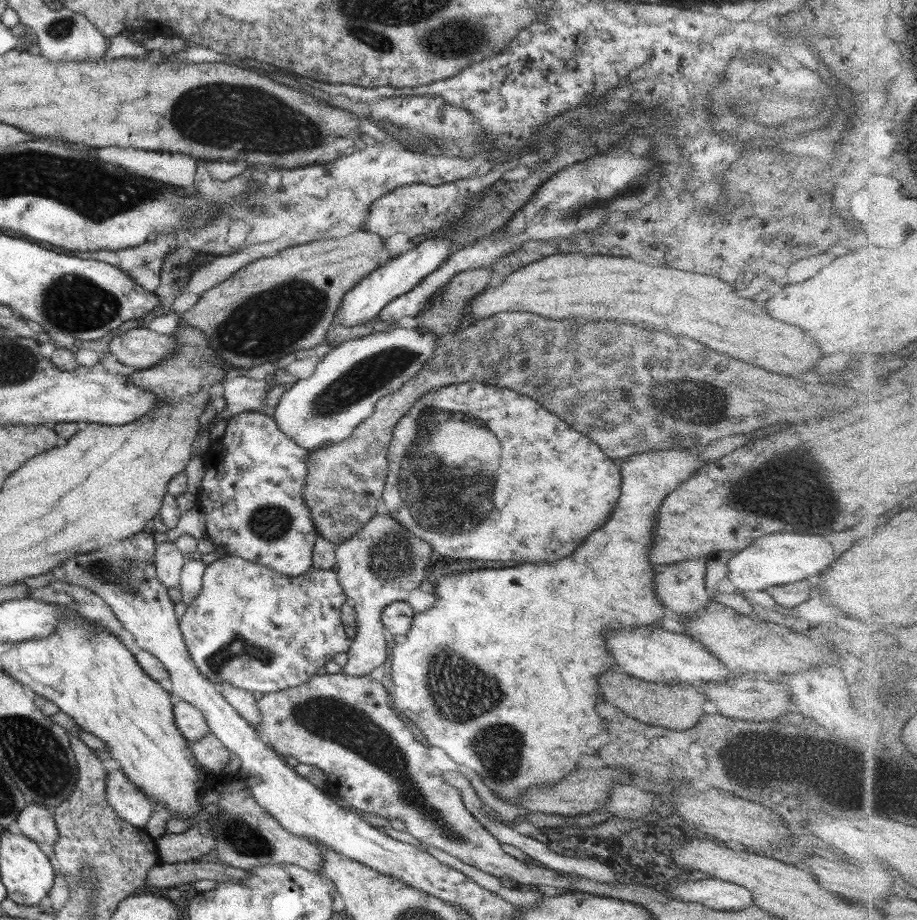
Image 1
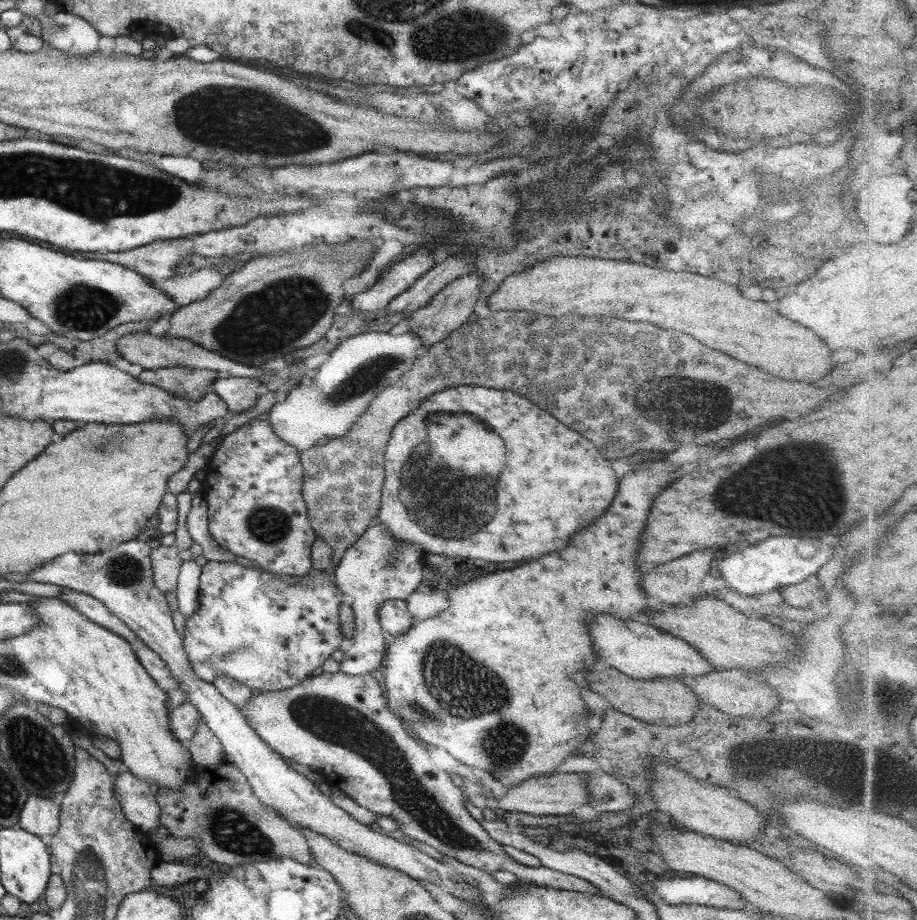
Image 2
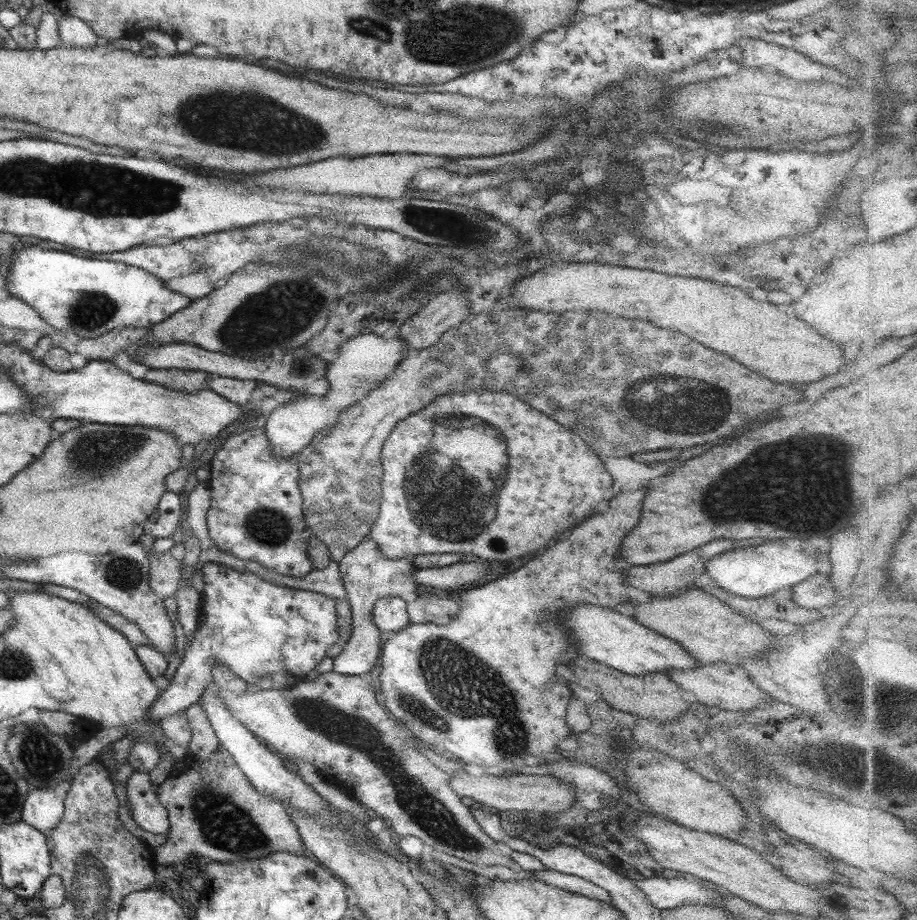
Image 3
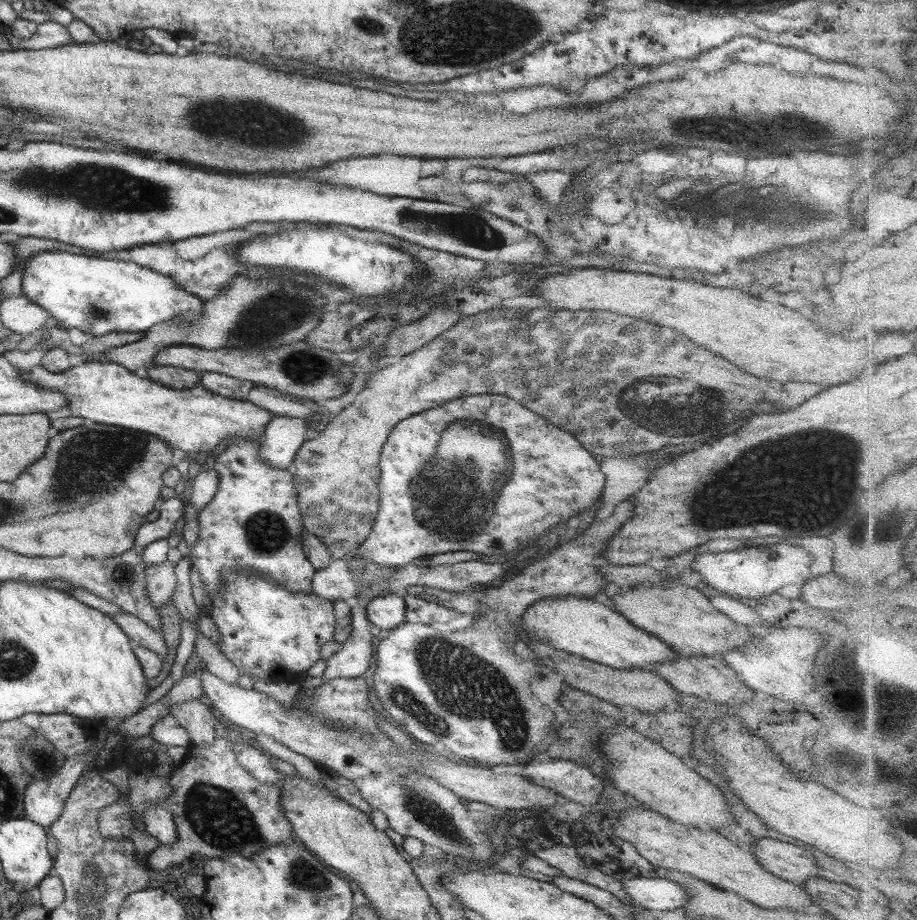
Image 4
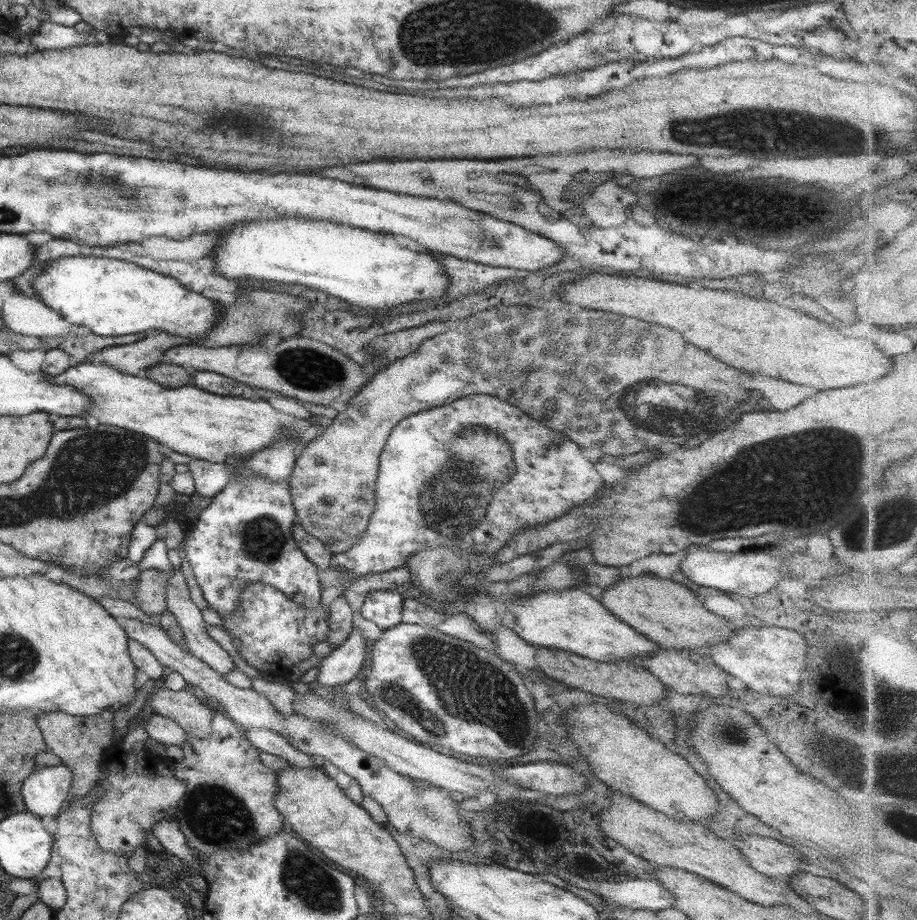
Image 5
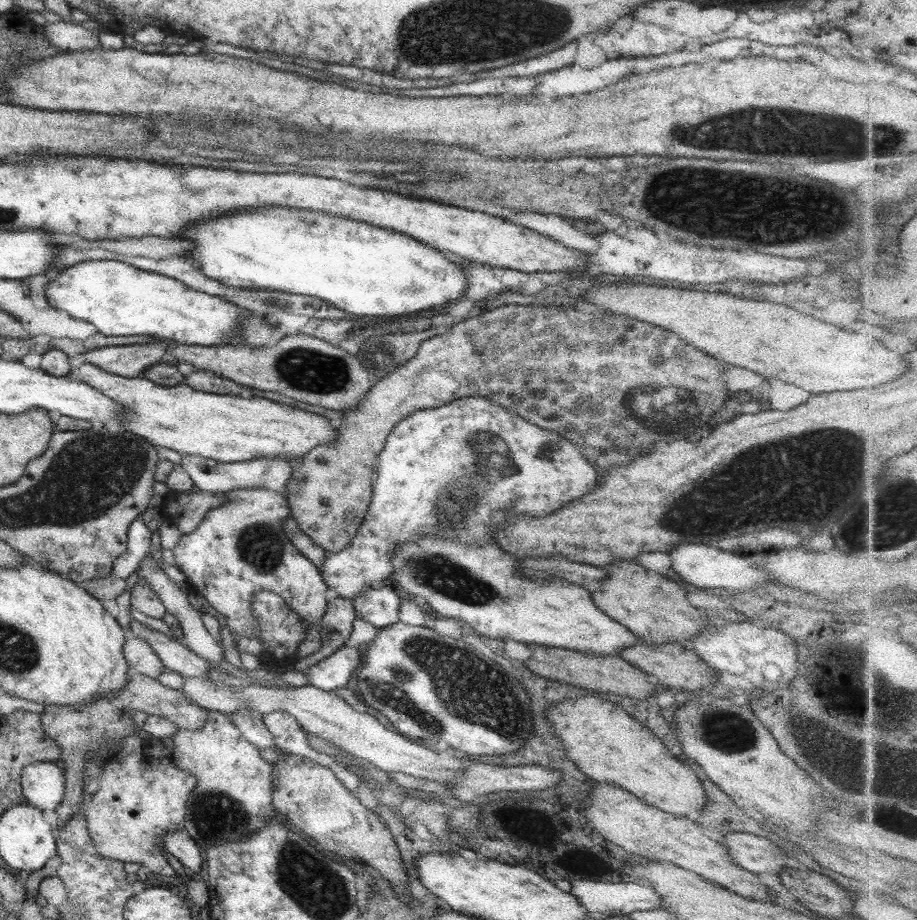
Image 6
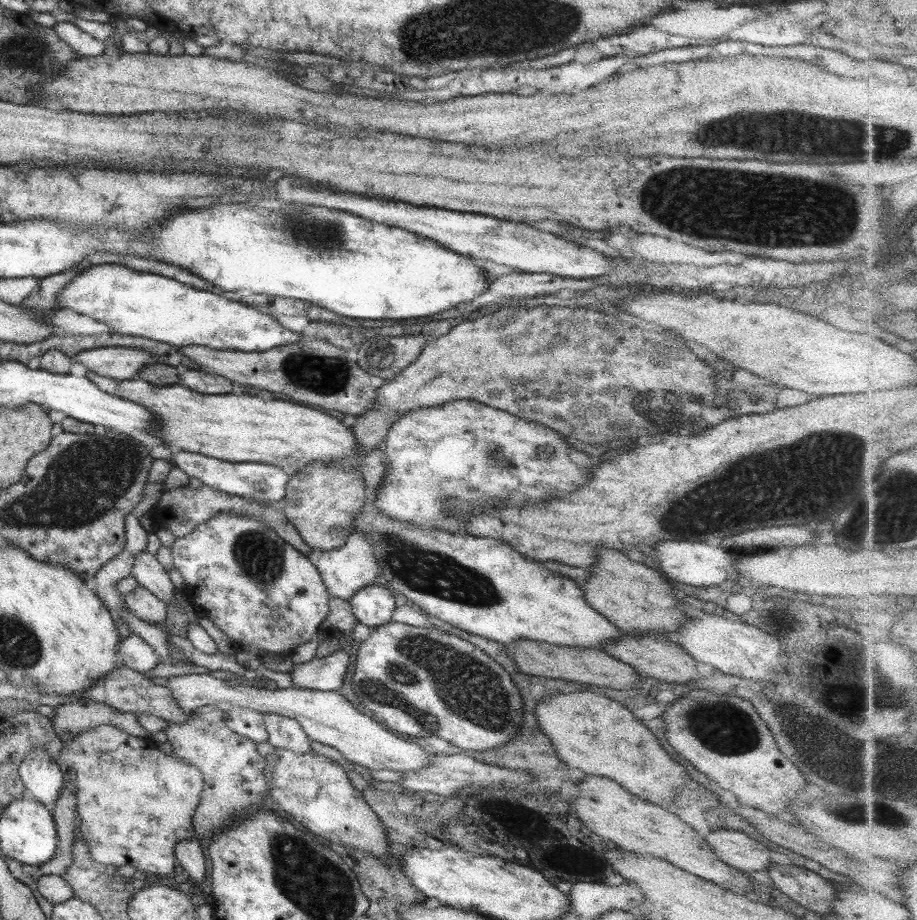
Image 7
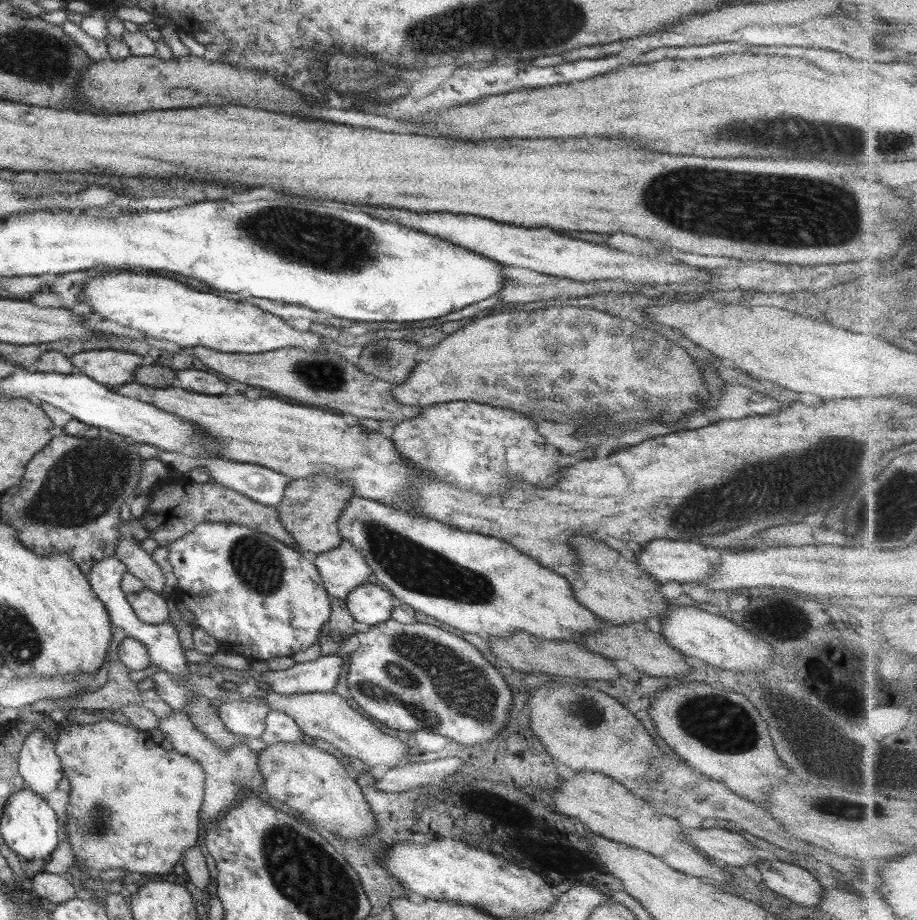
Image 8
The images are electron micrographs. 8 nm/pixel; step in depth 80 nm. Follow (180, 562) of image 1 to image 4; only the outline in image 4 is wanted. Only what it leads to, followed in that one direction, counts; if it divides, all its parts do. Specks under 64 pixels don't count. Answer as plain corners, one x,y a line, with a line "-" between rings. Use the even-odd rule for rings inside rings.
165,559
159,564
146,566
146,593
156,609
167,604
176,587
176,565

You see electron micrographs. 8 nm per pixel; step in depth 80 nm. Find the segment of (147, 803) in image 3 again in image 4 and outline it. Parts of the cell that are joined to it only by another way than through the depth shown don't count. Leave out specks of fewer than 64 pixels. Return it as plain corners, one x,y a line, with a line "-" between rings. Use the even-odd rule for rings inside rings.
157,803
146,806
142,821
149,836
156,838
161,845
173,845
176,839
175,825
170,812

